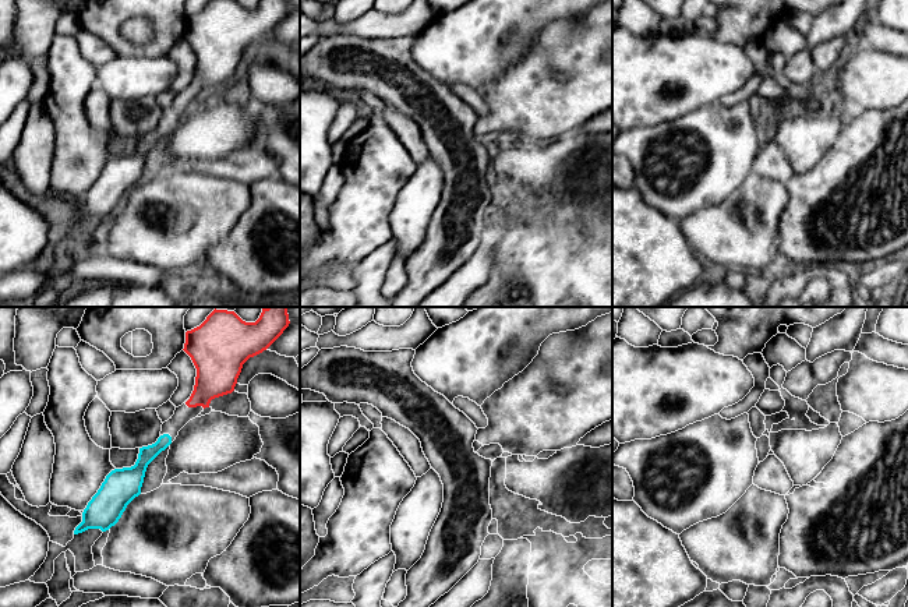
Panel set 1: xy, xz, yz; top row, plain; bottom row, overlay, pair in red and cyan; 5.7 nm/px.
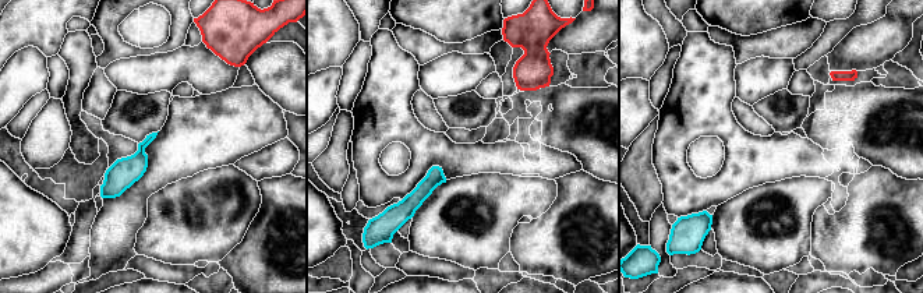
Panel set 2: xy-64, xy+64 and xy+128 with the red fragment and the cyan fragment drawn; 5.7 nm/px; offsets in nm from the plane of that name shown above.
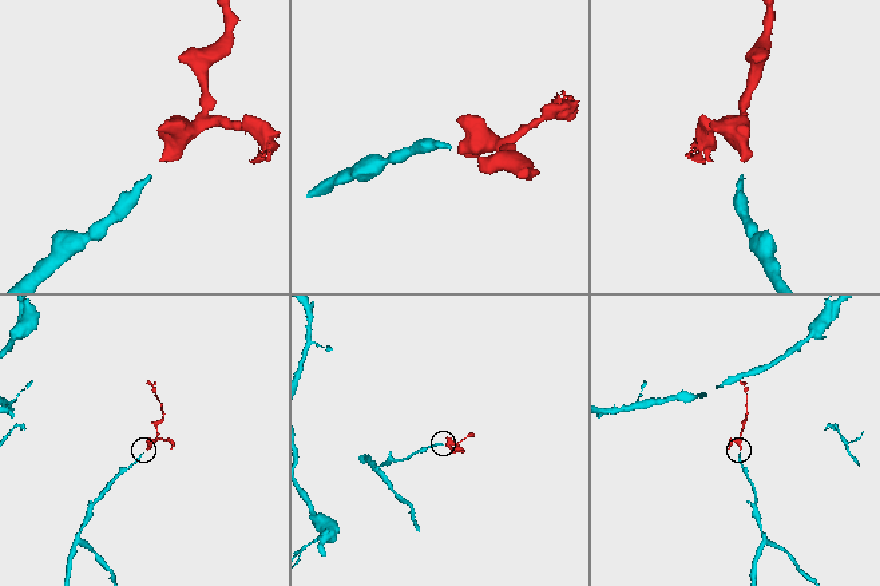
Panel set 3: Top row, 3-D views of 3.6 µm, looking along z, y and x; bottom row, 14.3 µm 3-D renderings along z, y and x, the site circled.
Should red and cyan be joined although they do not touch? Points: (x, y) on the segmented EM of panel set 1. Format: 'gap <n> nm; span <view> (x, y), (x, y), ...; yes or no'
gap 200 nm; span xy (188, 406), (168, 434); yes

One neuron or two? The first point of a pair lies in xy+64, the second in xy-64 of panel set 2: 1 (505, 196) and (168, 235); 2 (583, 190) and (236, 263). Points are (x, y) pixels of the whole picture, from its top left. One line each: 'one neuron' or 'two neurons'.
1: one neuron
2: one neuron

